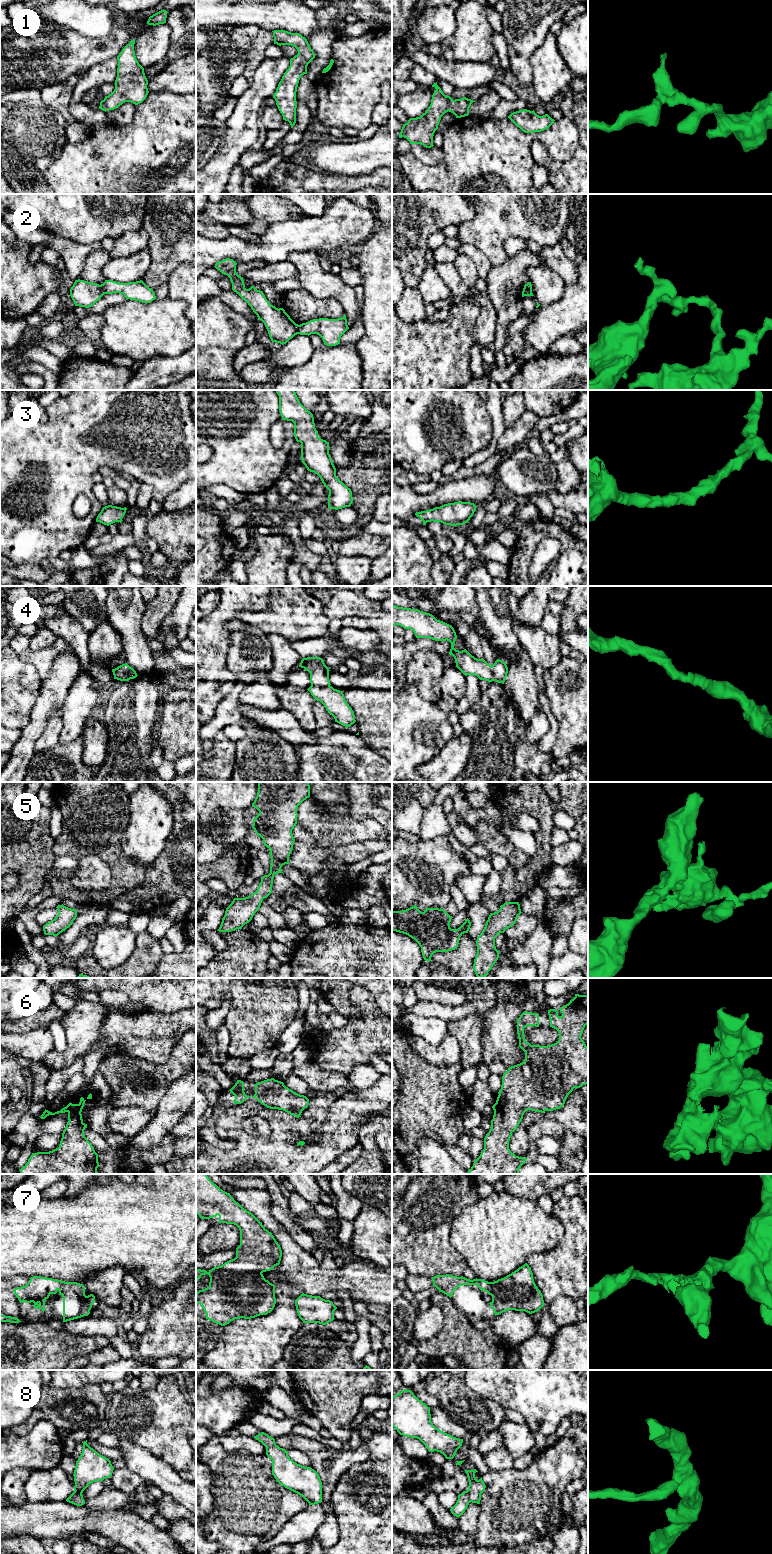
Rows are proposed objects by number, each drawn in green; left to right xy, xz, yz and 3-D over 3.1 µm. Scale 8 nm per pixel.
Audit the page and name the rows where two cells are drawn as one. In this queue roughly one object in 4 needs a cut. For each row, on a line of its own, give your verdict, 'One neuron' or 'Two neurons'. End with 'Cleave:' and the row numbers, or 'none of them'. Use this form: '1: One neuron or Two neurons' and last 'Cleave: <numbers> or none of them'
1: One neuron
2: Two neurons
3: One neuron
4: One neuron
5: One neuron
6: One neuron
7: One neuron
8: One neuron
Cleave: 2

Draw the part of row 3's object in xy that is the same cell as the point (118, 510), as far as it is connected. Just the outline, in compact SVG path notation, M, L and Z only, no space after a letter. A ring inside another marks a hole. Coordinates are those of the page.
M108 505L102 508L101 512L96 518L96 522L100 522L104 525L111 525L115 522L122 522L122 518L126 513L127 508L121 508L117 506Z

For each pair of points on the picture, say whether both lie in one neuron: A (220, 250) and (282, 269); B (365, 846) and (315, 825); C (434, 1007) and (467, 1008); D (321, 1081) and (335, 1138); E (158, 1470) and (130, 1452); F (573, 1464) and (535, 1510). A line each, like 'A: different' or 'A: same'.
A: different
B: different
C: same
D: different
E: same
F: same

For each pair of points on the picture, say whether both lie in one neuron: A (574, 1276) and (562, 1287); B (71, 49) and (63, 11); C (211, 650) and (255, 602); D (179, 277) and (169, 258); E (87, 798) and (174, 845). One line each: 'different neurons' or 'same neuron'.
A: same neuron
B: different neurons
C: same neuron
D: different neurons
E: different neurons

